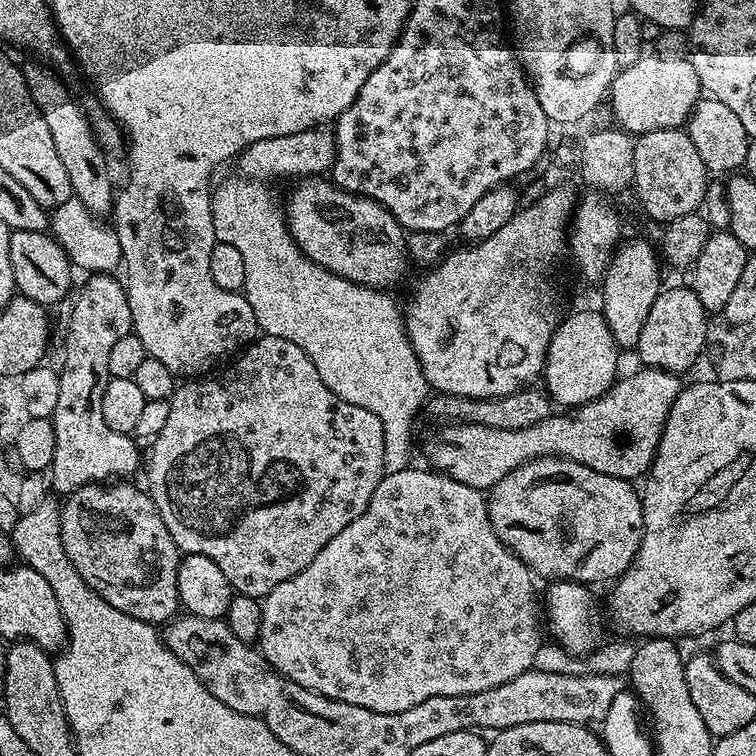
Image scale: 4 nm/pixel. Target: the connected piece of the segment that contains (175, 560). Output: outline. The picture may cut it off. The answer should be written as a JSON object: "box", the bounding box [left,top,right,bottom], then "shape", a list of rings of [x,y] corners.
{"box":[60,482,182,626],"shape":[[[97,482],[71,493],[60,509],[62,546],[82,582],[106,598],[114,610],[122,610],[122,614],[130,614],[153,626],[163,626],[181,611],[178,566],[182,553],[174,538],[170,538],[170,530],[166,530],[166,522],[162,522],[162,514],[158,514],[158,506],[151,496],[143,487],[135,488],[128,483],[132,482]]]}

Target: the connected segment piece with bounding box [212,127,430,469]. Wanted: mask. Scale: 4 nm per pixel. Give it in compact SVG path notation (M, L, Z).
M323 127L311 128L305 132L298 134L282 134L282 138L262 138L258 142L254 142L250 147L244 149L235 161L236 173L229 180L224 180L220 184L220 189L212 192L212 221L214 222L214 234L217 241L222 244L235 246L242 253L242 259L246 262L246 282L242 289L242 294L250 302L250 310L254 310L254 318L256 319L257 329L263 335L273 336L274 338L286 338L286 342L294 342L294 346L298 346L310 358L310 362L314 362L314 366L318 366L318 378L322 378L322 382L326 382L326 386L330 386L330 390L334 390L334 394L338 394L338 398L342 398L346 402L350 402L354 406L362 406L362 410L370 410L370 414L378 414L378 418L384 423L384 431L386 439L384 441L384 455L387 463L393 469L405 467L408 456L408 447L412 444L412 419L416 416L416 411L425 407L426 401L430 396L430 389L426 378L422 374L422 366L418 362L418 358L412 349L412 343L408 337L408 331L404 329L404 312L402 304L395 300L388 290L378 288L368 288L364 284L355 284L346 278L342 278L338 274L334 274L330 270L326 270L322 266L318 266L310 258L304 256L304 252L294 242L294 238L288 233L288 221L286 219L285 209L282 207L282 200L276 197L276 192L272 189L271 180L292 180L297 178L316 178L321 174L327 173L331 169L332 164L336 160L336 138L331 131L325 130Z

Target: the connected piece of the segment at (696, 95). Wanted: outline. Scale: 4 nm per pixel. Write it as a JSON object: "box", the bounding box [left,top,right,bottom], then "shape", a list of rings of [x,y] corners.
{"box":[610,54,702,134],"shape":[[[644,54],[638,62],[629,68],[620,68],[616,77],[612,79],[610,89],[610,104],[612,100],[612,112],[616,115],[615,123],[629,134],[643,134],[654,130],[666,130],[667,128],[684,128],[688,117],[696,108],[696,104],[702,99],[702,89],[698,70],[694,70],[691,59],[662,58],[655,54]]]}

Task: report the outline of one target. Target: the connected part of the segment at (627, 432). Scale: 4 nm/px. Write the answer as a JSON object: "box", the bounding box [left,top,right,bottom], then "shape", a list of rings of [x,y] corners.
{"box":[424,366,682,490],"shape":[[[647,366],[639,370],[641,372],[636,372],[625,380],[624,377],[617,379],[616,383],[598,399],[565,411],[568,412],[565,416],[551,414],[541,424],[530,426],[529,429],[502,430],[463,422],[445,423],[441,432],[434,433],[425,442],[424,456],[435,471],[442,472],[466,486],[481,490],[490,490],[495,484],[502,482],[502,478],[506,478],[510,470],[522,466],[528,460],[537,460],[543,456],[563,456],[565,460],[590,466],[607,476],[622,478],[629,482],[635,481],[635,476],[643,477],[652,467],[658,442],[662,438],[662,430],[682,387],[681,377],[677,373]]]}

